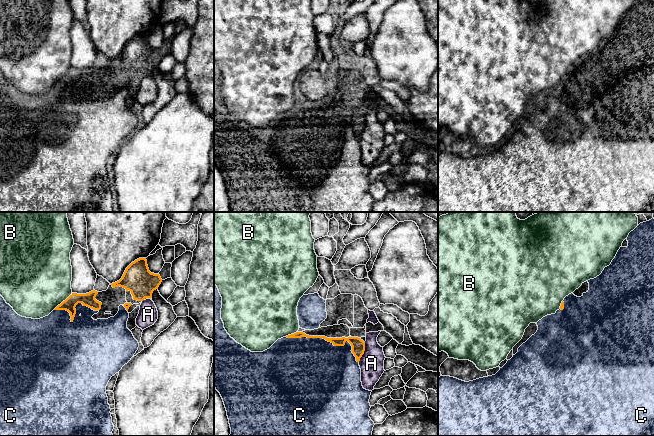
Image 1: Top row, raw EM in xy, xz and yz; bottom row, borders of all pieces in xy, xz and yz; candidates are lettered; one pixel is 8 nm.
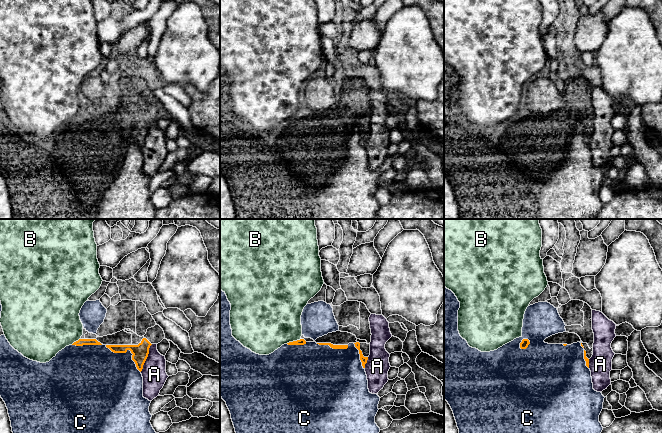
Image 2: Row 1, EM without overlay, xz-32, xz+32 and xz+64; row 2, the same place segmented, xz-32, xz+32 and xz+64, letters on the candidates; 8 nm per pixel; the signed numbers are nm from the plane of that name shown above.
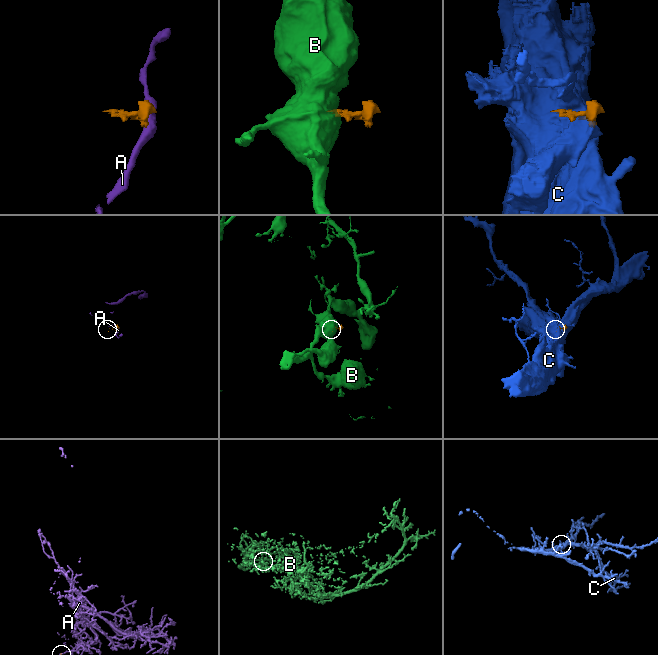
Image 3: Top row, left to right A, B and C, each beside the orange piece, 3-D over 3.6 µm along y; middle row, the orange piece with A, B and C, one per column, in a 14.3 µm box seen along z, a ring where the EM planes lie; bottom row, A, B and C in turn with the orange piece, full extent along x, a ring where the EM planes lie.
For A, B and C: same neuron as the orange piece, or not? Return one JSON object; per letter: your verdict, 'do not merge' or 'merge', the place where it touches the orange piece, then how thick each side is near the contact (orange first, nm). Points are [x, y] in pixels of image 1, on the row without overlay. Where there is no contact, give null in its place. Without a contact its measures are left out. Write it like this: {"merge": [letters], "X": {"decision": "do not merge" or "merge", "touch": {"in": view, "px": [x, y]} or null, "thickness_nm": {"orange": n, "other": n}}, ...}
{"merge": [], "A": {"decision": "do not merge", "touch": {"in": "xz", "px": [363, 128]}, "thickness_nm": {"orange": 110, "other": 200}}, "B": {"decision": "do not merge", "touch": {"in": "xy", "px": [63, 77]}, "thickness_nm": {"orange": 110, "other": 500}}, "C": {"decision": "do not merge", "touch": {"in": "xz", "px": [328, 117]}, "thickness_nm": {"orange": 110, "other": 500}}}

